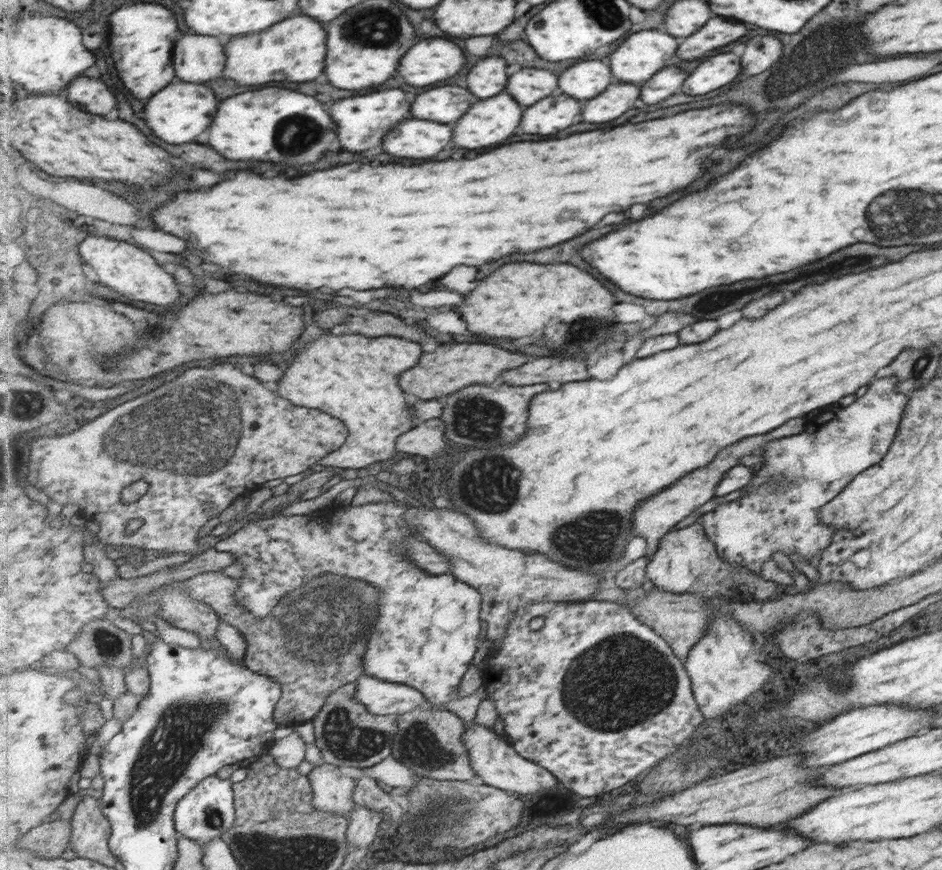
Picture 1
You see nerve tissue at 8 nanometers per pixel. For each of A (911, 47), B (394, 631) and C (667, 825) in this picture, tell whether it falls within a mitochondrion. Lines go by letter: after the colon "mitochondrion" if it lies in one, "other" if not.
A: other
B: mitochondrion
C: other

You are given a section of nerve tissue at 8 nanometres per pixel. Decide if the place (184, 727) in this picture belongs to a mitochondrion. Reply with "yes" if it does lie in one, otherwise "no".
yes

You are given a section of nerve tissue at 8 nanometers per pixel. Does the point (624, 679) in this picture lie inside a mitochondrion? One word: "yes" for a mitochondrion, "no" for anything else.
yes

